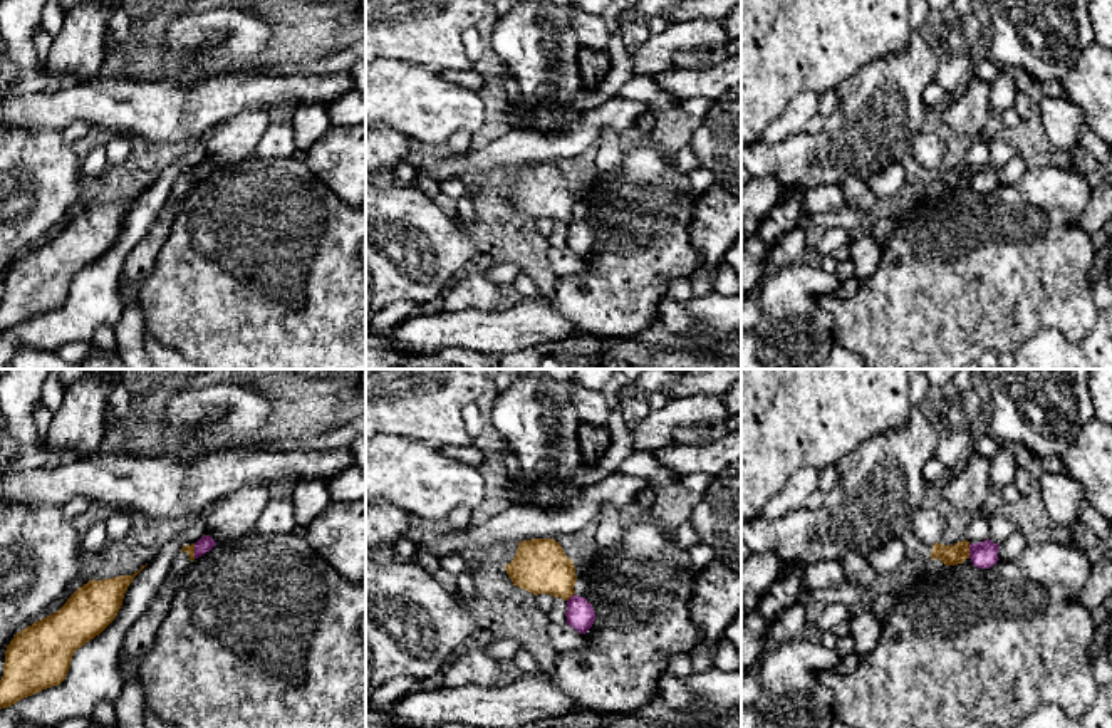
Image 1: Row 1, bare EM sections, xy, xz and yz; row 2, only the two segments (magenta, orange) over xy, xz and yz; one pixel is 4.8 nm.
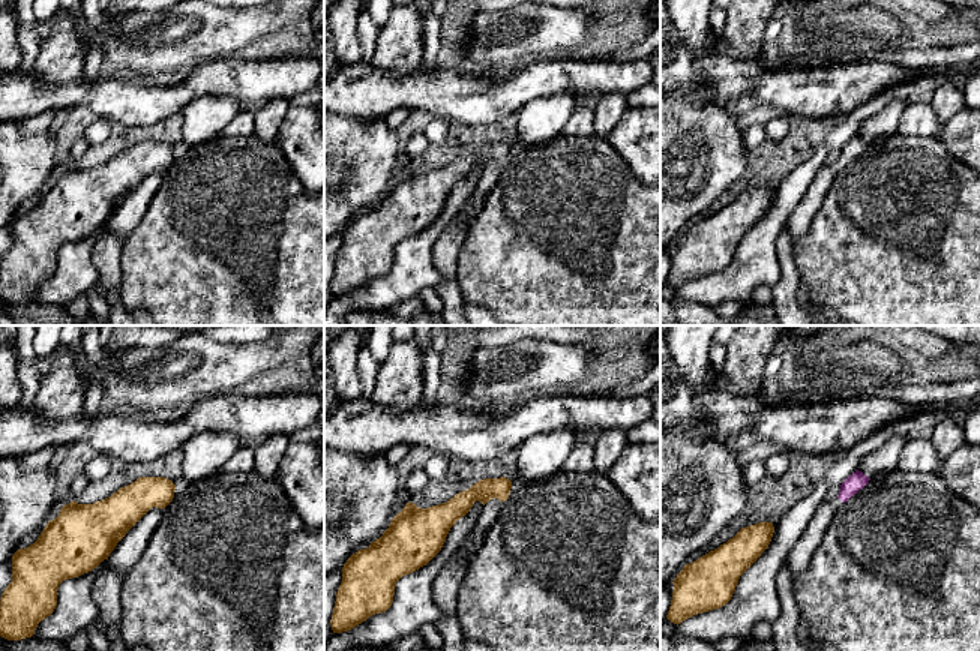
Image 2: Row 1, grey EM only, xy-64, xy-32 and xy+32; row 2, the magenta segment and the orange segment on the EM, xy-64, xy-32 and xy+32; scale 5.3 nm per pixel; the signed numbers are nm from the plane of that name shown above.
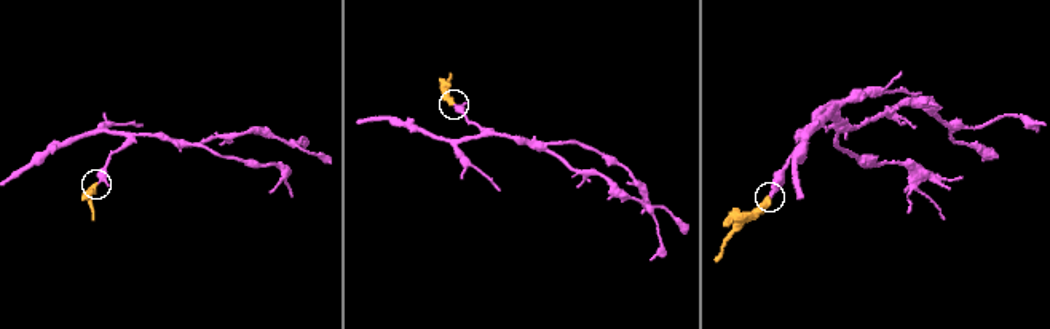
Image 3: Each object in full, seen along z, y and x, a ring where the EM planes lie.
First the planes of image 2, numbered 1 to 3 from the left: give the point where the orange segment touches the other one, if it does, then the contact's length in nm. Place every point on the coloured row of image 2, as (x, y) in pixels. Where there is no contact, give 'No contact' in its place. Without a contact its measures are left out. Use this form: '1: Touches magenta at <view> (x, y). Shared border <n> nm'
1: No contact
2: No contact
3: No contact

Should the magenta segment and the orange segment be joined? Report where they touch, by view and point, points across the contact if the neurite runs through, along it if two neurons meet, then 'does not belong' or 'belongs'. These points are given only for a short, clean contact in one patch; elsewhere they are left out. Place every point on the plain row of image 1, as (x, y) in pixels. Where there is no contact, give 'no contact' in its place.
yz (970, 175) | along yz (968, 168), (970, 182) | does not belong

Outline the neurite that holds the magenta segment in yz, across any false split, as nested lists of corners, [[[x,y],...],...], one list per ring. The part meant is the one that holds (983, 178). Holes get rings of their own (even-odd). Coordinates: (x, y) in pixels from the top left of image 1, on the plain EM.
[[[990,163],[985,166],[969,168],[969,183],[978,193],[990,193],[1000,185],[998,173],[1000,169],[993,168]]]

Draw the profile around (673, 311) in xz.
[[[678,278],[671,282],[659,304],[659,320],[673,335],[704,341],[703,332],[693,324],[688,312],[688,304],[693,299],[694,294],[689,278]]]

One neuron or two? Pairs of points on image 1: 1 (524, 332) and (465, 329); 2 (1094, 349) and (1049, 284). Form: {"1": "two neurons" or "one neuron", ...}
{"1": "one neuron", "2": "two neurons"}

